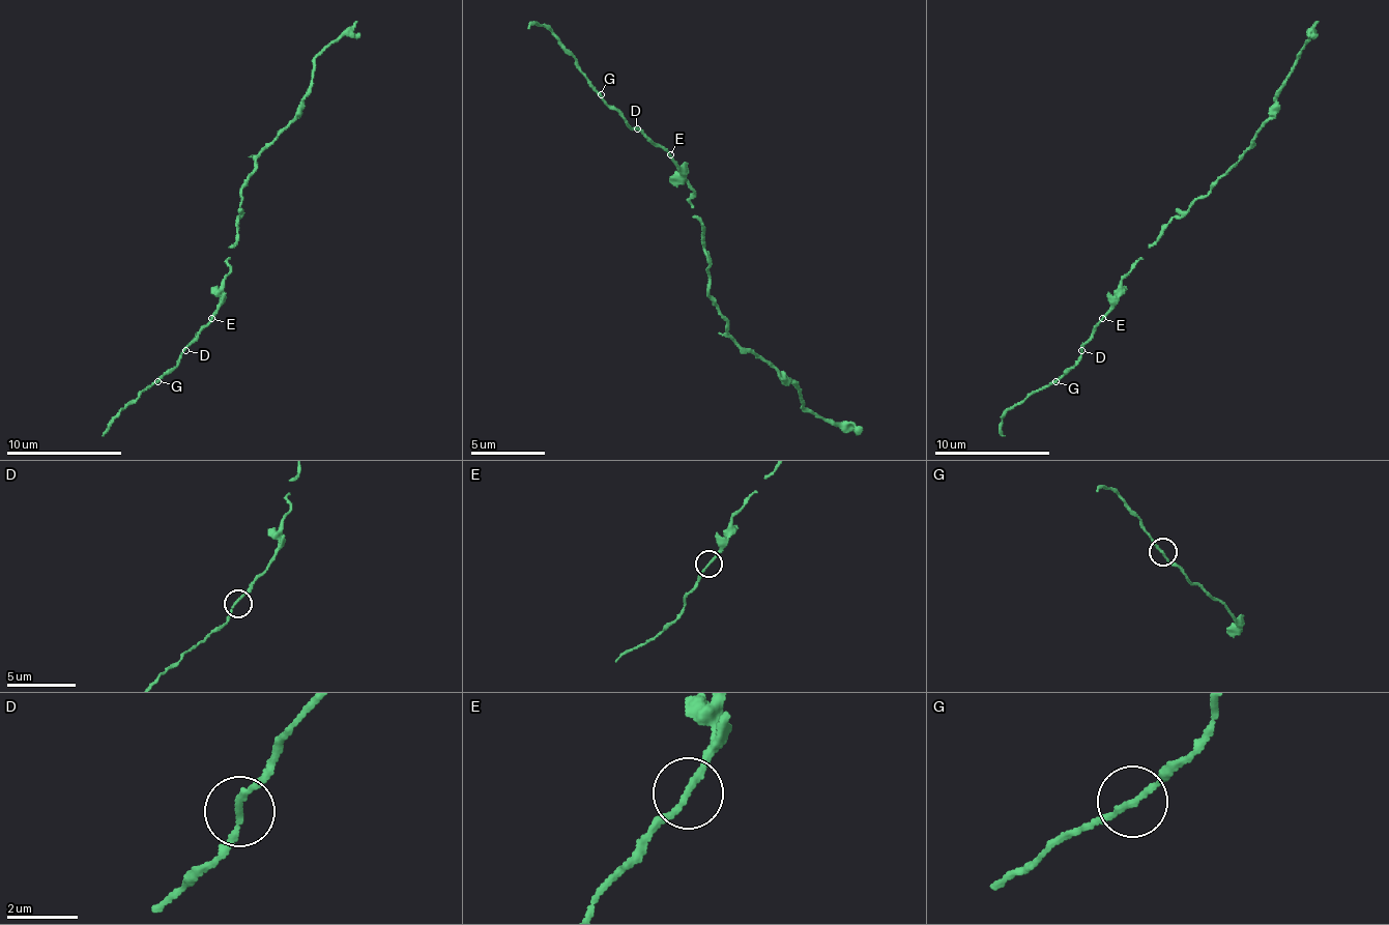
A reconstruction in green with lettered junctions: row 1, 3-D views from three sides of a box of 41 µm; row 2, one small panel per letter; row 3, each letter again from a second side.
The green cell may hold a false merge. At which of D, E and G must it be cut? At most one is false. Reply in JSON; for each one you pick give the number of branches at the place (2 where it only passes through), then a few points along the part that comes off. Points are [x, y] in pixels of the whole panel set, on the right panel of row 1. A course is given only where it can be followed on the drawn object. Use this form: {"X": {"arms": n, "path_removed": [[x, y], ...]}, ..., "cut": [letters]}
{"G": {"arms": 2, "path_removed": [[1055, 381], [1033, 391], [1001, 420], [1004, 436]]}, "cut": ["G"]}

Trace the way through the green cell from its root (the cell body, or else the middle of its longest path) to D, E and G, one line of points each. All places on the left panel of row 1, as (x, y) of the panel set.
D: (237, 235), (229, 247), (226, 261), (229, 276), (224, 281), (224, 301), (185, 350)
E: (237, 235), (229, 247), (226, 261), (229, 276), (224, 281), (224, 304), (211, 318)
G: (237, 235), (229, 247), (229, 276), (224, 281), (224, 301), (218, 313), (180, 355), (180, 362), (157, 381)

